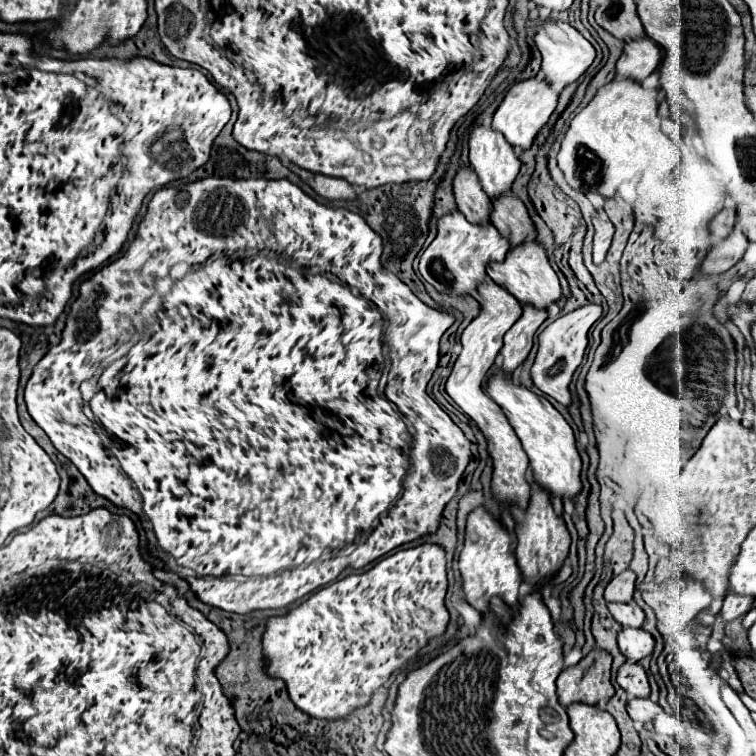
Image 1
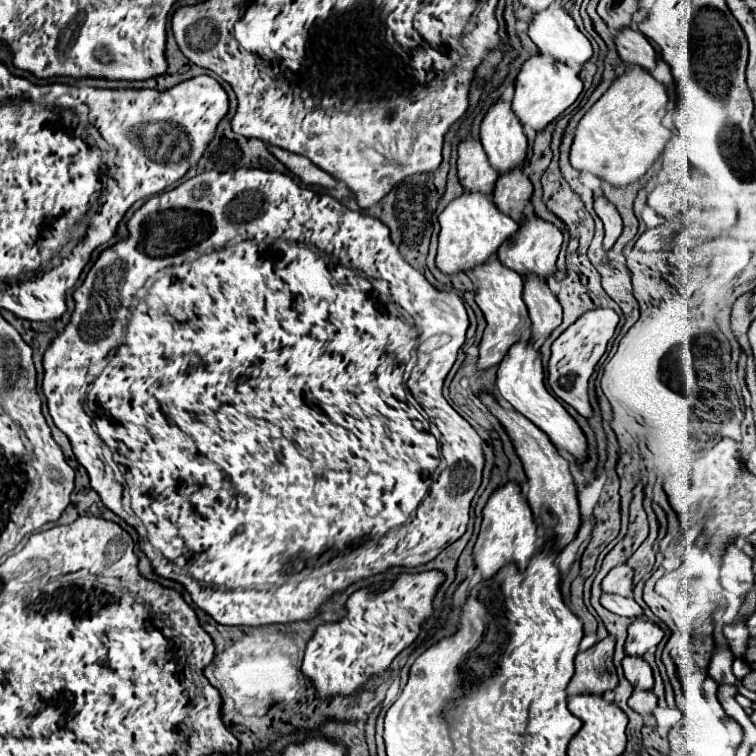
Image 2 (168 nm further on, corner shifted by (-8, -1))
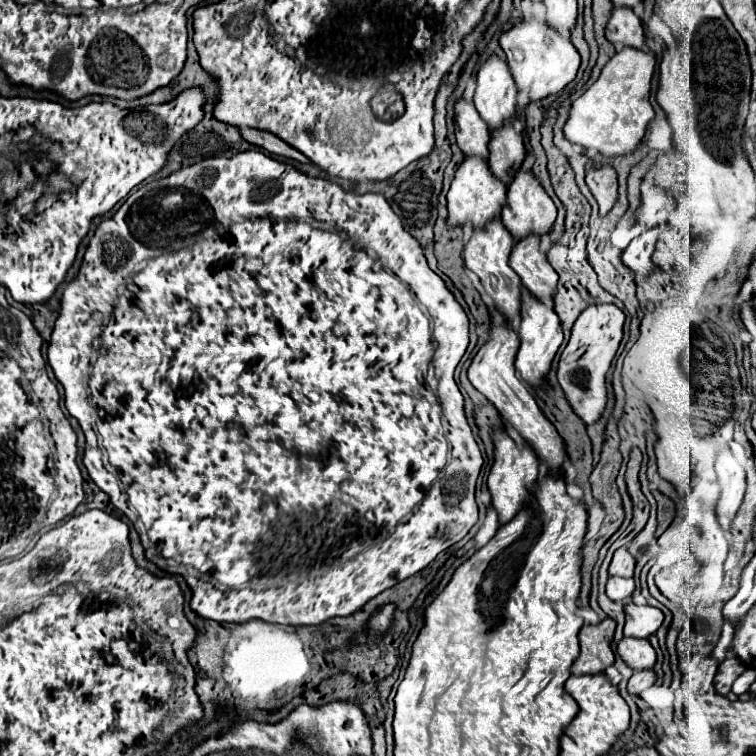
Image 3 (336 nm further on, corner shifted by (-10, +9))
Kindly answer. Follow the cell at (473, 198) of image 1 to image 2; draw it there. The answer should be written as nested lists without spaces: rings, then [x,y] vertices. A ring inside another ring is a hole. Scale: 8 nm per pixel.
[[[463,138],[459,142],[459,160],[457,160],[459,182],[465,190],[471,192],[493,192],[493,182],[497,180],[497,170],[489,164],[487,154],[477,138]]]

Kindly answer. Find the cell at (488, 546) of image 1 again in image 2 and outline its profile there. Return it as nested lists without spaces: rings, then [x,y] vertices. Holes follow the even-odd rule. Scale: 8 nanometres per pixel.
[[[507,482],[489,496],[483,508],[483,522],[481,522],[479,538],[473,550],[475,564],[481,570],[481,576],[487,580],[493,574],[497,574],[501,566],[509,562],[515,562],[519,568],[525,568],[535,548],[537,548],[537,524],[535,524],[533,512],[527,500],[523,498],[519,484]]]

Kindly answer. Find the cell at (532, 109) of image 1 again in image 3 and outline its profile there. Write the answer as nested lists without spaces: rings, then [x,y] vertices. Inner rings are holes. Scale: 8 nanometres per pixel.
[[[539,20],[517,22],[507,34],[501,36],[501,48],[507,54],[509,70],[517,84],[517,90],[525,90],[531,102],[539,102],[547,96],[561,92],[569,82],[575,80],[581,64],[575,46]]]

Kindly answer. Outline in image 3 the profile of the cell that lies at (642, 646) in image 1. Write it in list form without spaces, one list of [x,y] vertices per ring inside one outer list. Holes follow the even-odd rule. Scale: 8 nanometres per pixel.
[[[627,604],[625,606],[627,624],[625,624],[625,636],[633,638],[649,638],[655,634],[663,624],[663,612],[653,606],[637,606]]]

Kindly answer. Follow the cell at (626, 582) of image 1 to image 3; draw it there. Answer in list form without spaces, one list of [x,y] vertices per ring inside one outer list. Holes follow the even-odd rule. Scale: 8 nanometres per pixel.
[[[619,548],[613,554],[613,560],[609,564],[609,576],[633,576],[633,568],[635,568],[635,558],[627,552],[627,548]]]

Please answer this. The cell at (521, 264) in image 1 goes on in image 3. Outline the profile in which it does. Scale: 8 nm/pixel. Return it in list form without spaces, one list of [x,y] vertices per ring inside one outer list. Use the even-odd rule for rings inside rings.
[[[519,170],[515,180],[507,186],[507,206],[501,212],[503,226],[511,232],[511,236],[517,242],[517,240],[523,240],[527,236],[551,234],[555,218],[557,218],[557,208],[555,208],[553,200],[547,196],[547,192],[541,188],[537,178],[531,172]]]

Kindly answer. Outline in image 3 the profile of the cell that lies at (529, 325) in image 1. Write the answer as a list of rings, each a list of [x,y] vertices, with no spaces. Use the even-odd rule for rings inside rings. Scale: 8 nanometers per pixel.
[[[529,236],[527,240],[519,240],[513,246],[509,264],[521,276],[523,286],[539,302],[545,302],[545,304],[549,304],[549,308],[553,308],[553,298],[557,294],[559,276],[547,262],[545,254],[541,254],[539,238]]]

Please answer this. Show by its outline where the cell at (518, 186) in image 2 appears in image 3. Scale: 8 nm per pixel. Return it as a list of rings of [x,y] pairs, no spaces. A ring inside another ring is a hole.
[[[505,124],[501,130],[491,132],[489,152],[489,168],[503,184],[509,184],[515,178],[515,172],[521,168],[527,154],[523,138],[513,124]]]

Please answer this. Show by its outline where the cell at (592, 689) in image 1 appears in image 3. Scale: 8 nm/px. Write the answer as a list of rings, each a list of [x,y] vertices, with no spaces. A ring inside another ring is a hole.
[[[607,618],[595,626],[583,626],[579,632],[581,654],[571,666],[571,674],[601,674],[615,662],[611,648],[615,634],[615,620]]]

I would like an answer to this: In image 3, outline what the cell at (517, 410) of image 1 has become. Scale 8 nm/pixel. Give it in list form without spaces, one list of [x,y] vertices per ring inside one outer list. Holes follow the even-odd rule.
[[[523,290],[523,306],[521,306],[521,328],[519,328],[519,350],[515,356],[515,370],[519,374],[519,378],[531,386],[543,386],[545,384],[545,376],[551,368],[553,356],[557,354],[561,342],[563,342],[563,332],[561,332],[561,324],[557,314],[547,308],[545,304],[541,304],[537,298],[533,298],[527,290]]]

